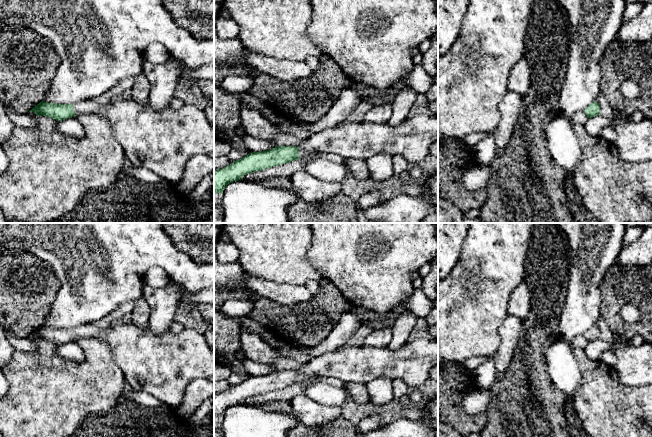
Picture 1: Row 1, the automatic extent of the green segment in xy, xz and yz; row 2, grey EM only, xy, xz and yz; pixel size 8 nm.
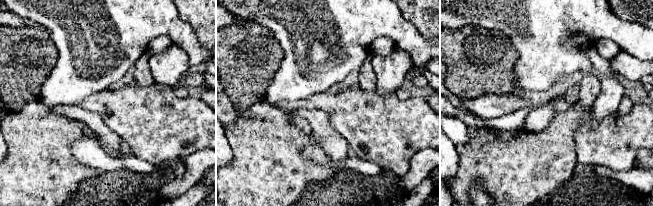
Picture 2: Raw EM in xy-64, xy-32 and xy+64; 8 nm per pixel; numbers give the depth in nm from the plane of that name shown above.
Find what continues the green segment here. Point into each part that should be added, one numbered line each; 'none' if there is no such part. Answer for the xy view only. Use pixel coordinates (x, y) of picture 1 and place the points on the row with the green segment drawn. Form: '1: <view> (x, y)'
1: xy (163, 141)

